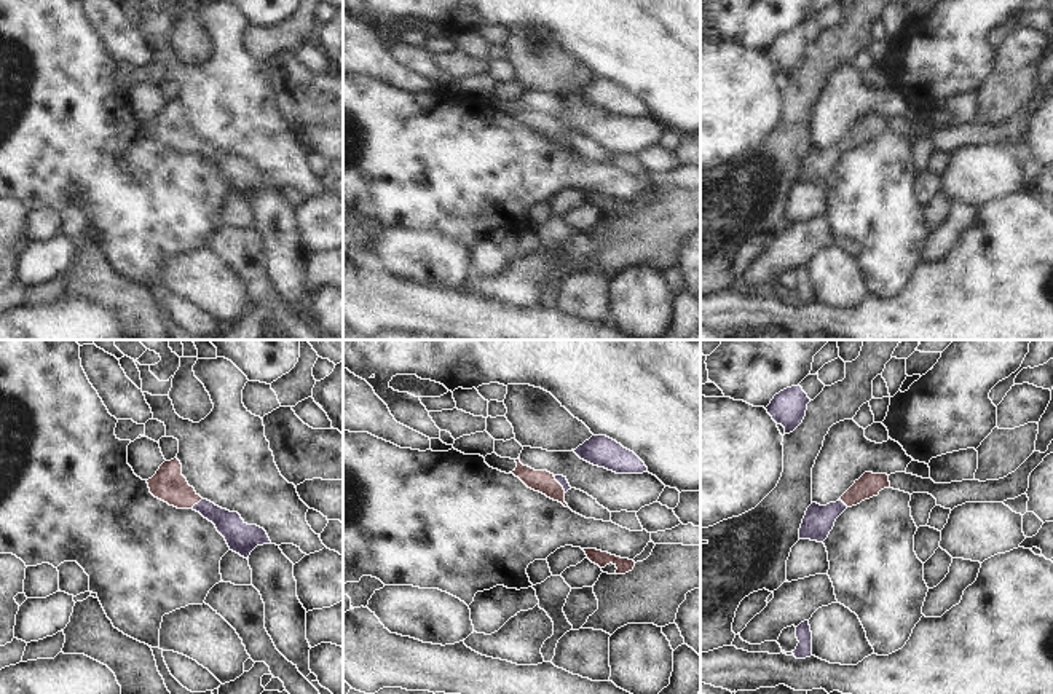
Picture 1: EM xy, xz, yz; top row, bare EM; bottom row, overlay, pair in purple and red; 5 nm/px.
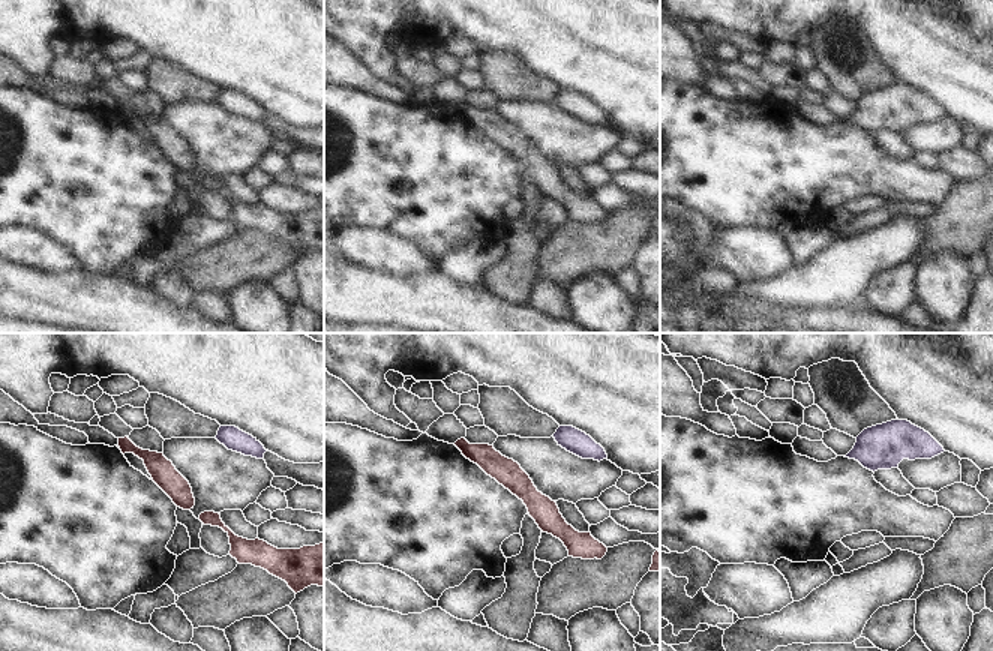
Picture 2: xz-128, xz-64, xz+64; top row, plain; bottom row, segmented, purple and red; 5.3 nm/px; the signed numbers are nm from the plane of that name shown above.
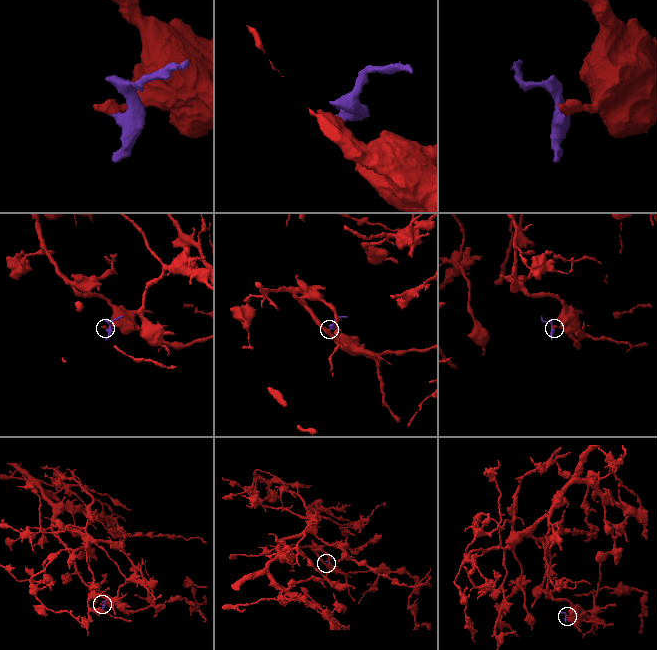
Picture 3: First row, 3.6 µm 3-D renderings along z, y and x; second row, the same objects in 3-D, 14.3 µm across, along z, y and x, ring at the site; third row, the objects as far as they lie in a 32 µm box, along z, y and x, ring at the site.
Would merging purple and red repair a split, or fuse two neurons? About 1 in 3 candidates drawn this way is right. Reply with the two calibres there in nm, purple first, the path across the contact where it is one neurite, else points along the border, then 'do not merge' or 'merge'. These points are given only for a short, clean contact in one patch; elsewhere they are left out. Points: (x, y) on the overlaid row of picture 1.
calibres 140 and 170 nm; way xy (230, 525), (203, 506), (195, 504), (168, 484); merge

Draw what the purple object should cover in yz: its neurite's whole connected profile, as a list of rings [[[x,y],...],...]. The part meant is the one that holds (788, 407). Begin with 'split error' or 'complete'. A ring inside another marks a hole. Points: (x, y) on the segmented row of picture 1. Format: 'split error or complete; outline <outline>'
complete; outline [[[791,386],[775,394],[766,410],[790,434],[803,423],[809,402],[801,386]]]

